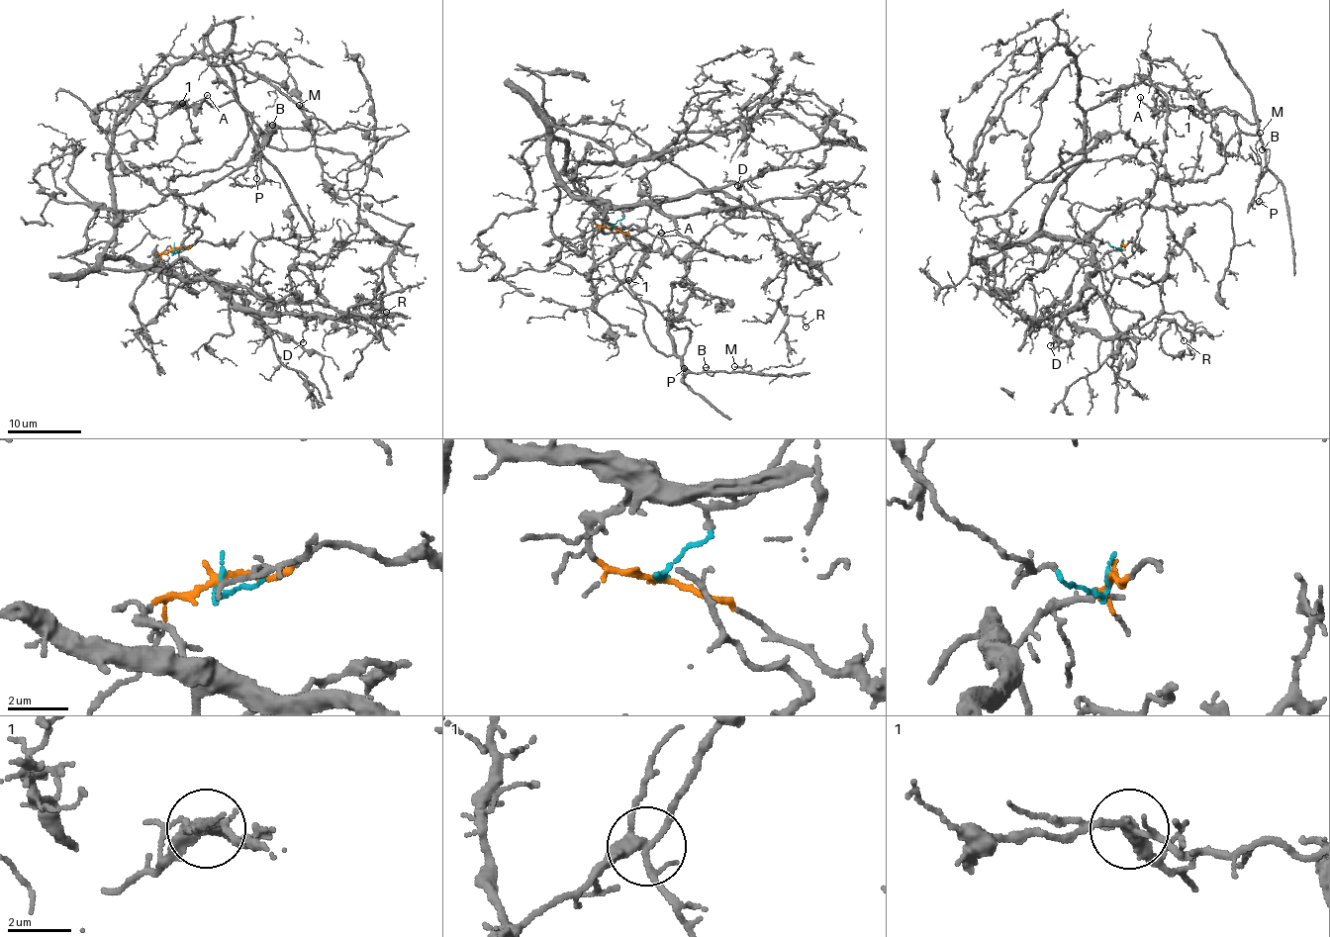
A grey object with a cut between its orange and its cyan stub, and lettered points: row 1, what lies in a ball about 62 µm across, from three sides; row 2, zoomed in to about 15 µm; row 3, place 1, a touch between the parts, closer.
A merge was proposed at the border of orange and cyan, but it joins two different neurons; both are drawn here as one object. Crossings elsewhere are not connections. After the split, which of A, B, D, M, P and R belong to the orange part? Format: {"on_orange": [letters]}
{"on_orange": ["D", "R"]}

